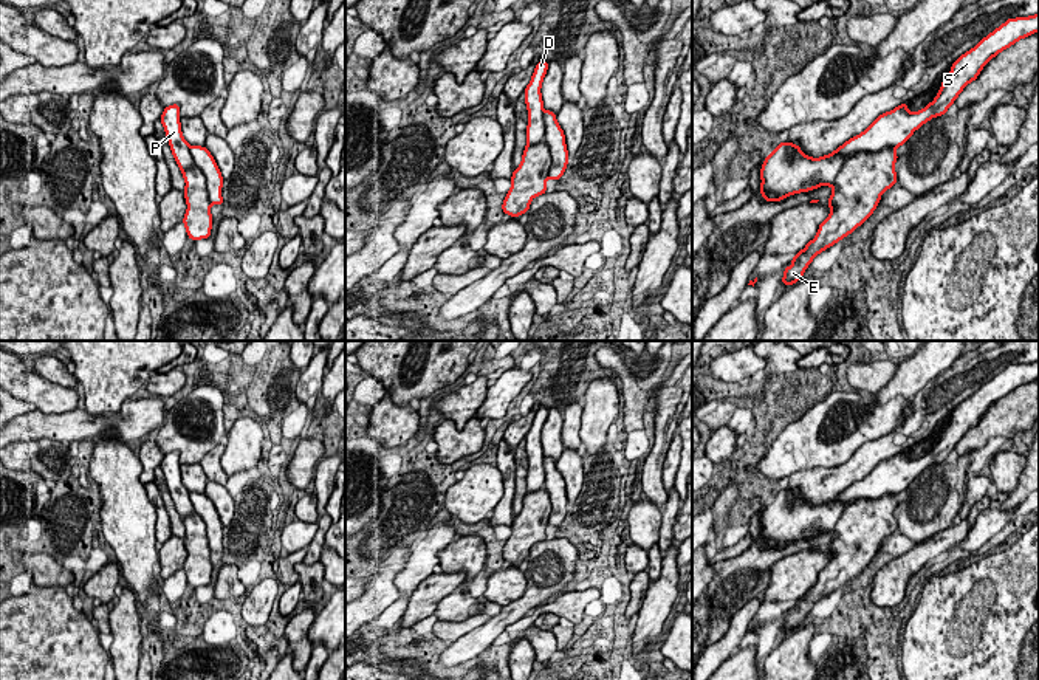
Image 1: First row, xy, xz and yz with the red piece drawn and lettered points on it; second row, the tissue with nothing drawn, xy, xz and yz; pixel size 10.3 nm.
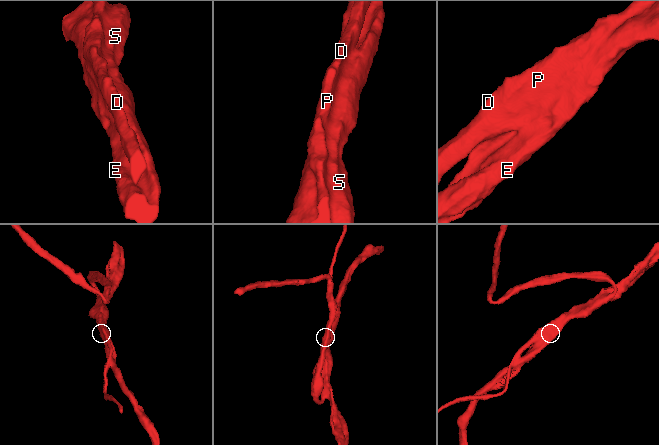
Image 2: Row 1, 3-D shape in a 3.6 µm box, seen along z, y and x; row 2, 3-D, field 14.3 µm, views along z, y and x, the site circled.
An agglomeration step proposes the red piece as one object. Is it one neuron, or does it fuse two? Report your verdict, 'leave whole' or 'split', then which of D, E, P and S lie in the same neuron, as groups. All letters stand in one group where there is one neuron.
split | D P / E S

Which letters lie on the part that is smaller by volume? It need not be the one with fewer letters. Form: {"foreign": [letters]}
{"foreign": ["D", "P"]}

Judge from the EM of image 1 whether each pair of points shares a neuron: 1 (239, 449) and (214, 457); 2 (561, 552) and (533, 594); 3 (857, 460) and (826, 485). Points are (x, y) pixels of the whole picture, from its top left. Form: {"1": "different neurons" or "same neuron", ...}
{"1": "same neuron", "2": "same neuron", "3": "same neuron"}

